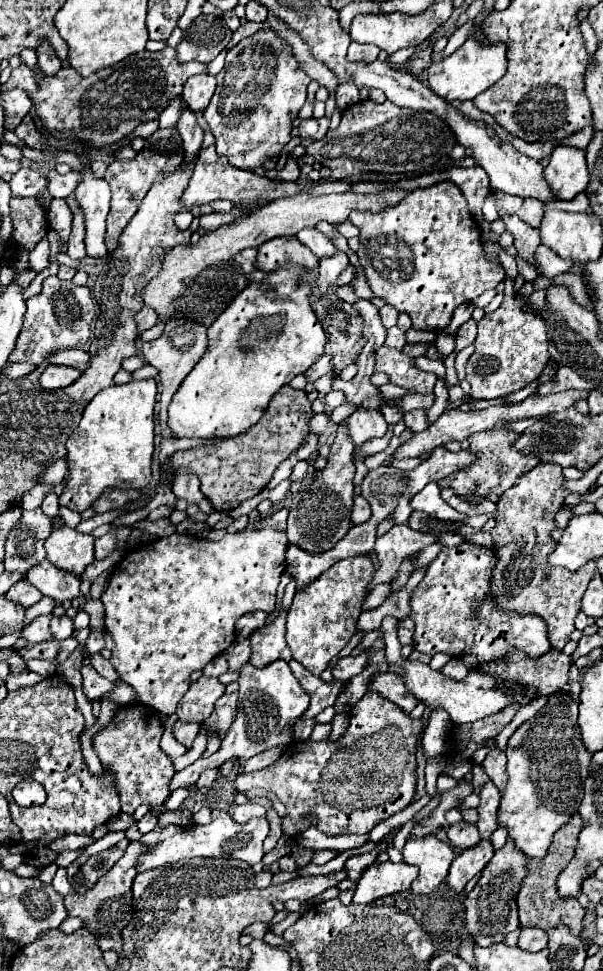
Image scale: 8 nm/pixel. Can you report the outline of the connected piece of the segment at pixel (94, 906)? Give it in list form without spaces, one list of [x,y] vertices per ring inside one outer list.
[[[133,841],[129,843],[129,847],[125,849],[125,855],[107,871],[107,875],[103,875],[93,889],[87,889],[83,893],[71,893],[65,897],[65,907],[67,913],[71,917],[79,917],[85,921],[85,927],[93,933],[93,935],[111,935],[111,937],[119,937],[119,933],[123,931],[123,927],[131,921],[131,883],[135,879],[137,871],[137,863],[139,857],[147,851],[149,847],[143,845],[141,841]]]

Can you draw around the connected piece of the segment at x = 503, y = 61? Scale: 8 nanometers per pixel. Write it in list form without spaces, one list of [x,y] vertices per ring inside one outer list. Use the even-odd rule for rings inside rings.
[[[473,27],[469,39],[449,57],[445,57],[441,63],[431,63],[427,71],[427,83],[435,95],[439,95],[445,101],[471,101],[479,93],[487,91],[493,83],[497,83],[505,71],[507,71],[507,57],[505,57],[505,45],[485,45],[473,39],[473,33],[479,27]]]

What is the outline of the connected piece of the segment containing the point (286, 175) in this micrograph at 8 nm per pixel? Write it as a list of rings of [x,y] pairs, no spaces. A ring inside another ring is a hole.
[[[290,154],[288,155],[288,161],[285,165],[285,168],[282,170],[268,170],[264,174],[269,179],[281,179],[285,181],[290,181],[293,183],[297,183],[297,180],[300,175],[300,167],[296,163],[296,158],[291,156]]]

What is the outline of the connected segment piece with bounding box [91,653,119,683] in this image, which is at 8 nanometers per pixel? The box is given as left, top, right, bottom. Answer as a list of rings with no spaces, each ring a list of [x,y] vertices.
[[[95,653],[95,655],[91,655],[91,665],[95,667],[95,671],[99,673],[99,675],[103,675],[105,679],[109,679],[109,681],[119,681],[119,675],[115,673],[115,669],[111,667],[111,663],[107,661],[107,659],[103,659],[99,653]]]

